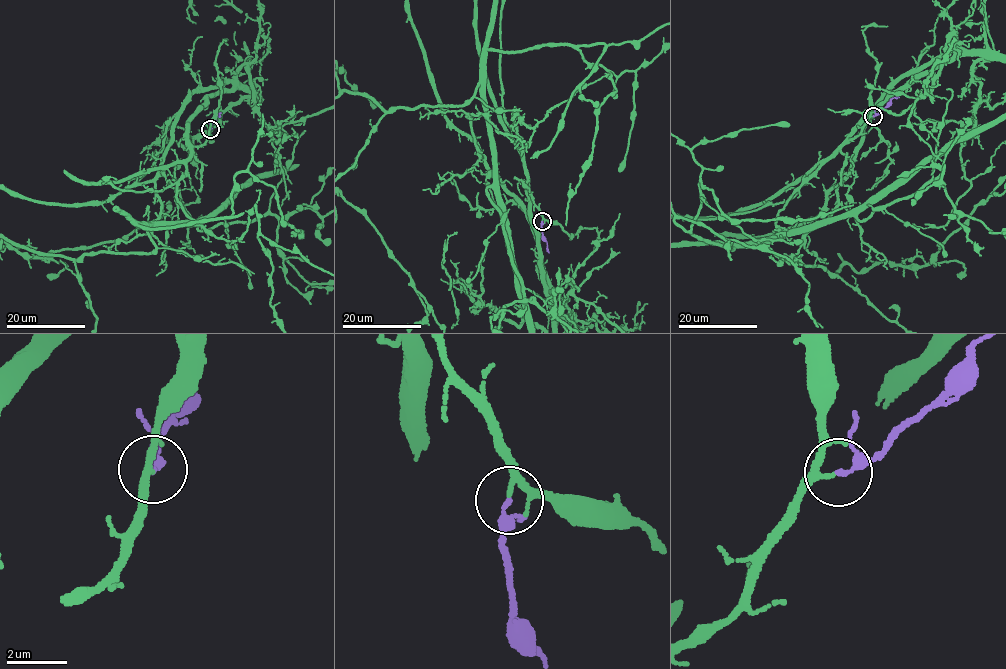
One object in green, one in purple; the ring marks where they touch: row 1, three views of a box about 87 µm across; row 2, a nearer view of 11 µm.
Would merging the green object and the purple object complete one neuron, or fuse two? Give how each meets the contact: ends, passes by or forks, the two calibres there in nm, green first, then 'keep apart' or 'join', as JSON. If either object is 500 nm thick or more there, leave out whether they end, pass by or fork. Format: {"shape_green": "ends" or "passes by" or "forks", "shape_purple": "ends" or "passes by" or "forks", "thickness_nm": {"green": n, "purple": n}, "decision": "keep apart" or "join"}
{"shape_green": "passes by", "shape_purple": "passes by", "thickness_nm": {"green": 170, "purple": 180}, "decision": "join"}

